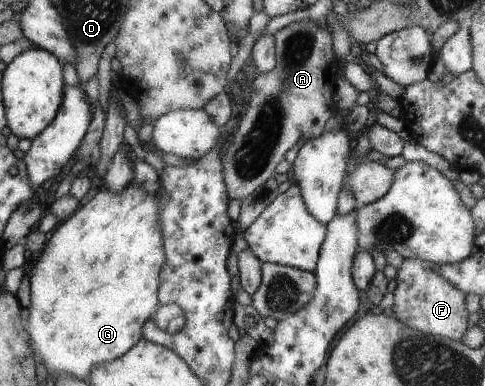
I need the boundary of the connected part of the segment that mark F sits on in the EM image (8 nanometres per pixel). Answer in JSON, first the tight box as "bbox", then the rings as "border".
{"bbox":[388,258,467,341],"border":[[[402,258],[402,264],[396,268],[395,281],[397,282],[393,290],[392,306],[388,309],[388,313],[408,326],[418,330],[418,332],[426,332],[434,336],[449,338],[458,341],[458,338],[467,330],[466,326],[466,310],[464,310],[464,292],[460,292],[458,288],[454,288],[448,280],[444,280],[436,270],[436,264],[420,258]]]}

